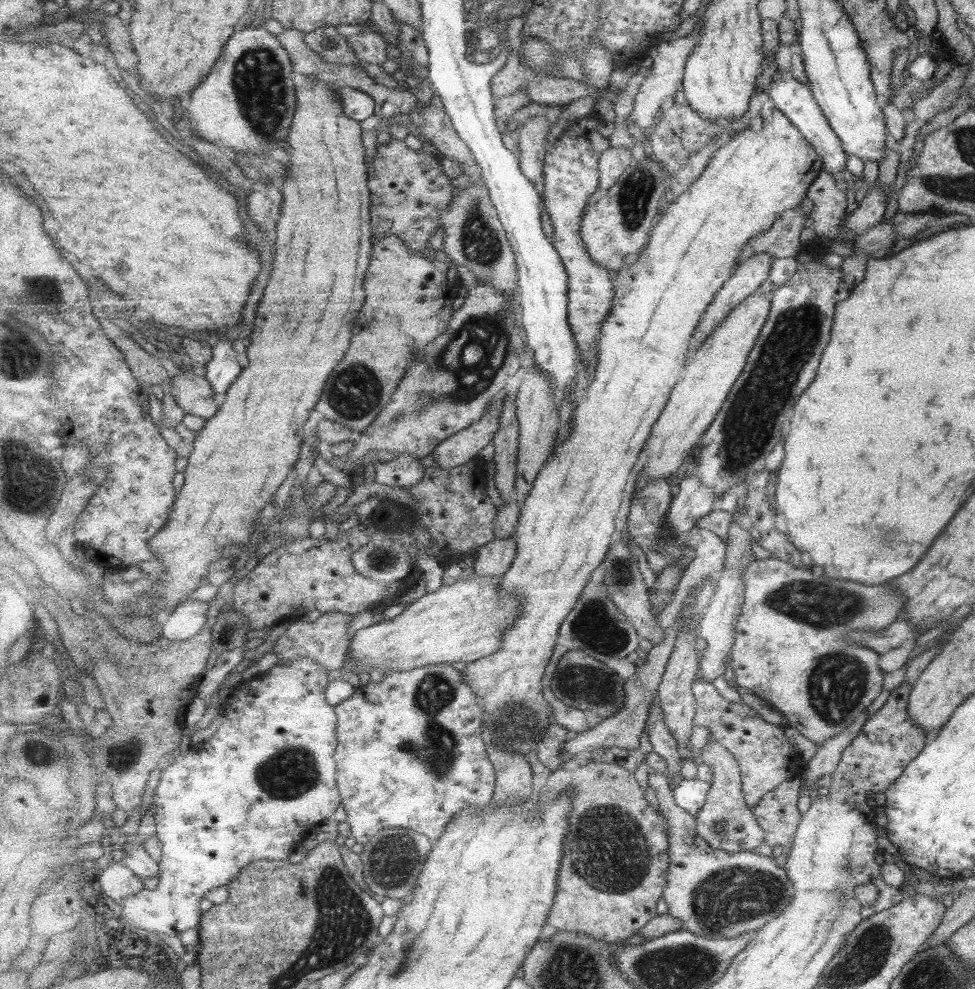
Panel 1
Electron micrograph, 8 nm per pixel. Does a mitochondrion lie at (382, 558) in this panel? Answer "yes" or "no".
yes

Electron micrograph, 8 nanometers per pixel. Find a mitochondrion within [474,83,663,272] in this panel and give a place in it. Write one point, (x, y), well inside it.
(634, 195)

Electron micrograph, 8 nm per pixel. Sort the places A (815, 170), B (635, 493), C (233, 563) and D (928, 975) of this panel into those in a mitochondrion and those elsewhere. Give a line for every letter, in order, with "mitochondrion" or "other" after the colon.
A: other
B: other
C: other
D: mitochondrion

